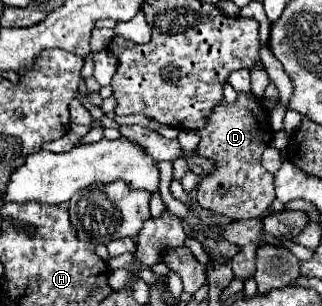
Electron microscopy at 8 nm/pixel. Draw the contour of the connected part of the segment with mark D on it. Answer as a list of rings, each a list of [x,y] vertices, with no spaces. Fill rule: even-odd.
[[[252,91],[238,93],[236,103],[222,101],[212,109],[206,125],[194,133],[200,135],[196,147],[198,157],[206,157],[214,163],[214,169],[204,175],[198,185],[196,201],[200,207],[224,215],[228,221],[252,219],[254,213],[264,213],[274,197],[274,175],[268,173],[260,159],[264,149],[272,143],[272,127],[268,123],[268,111]]]

